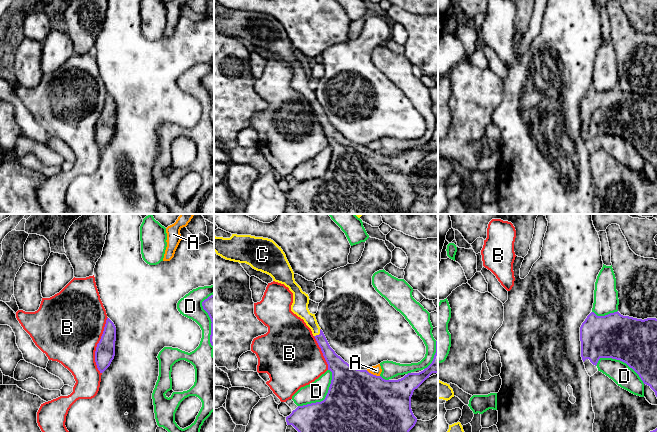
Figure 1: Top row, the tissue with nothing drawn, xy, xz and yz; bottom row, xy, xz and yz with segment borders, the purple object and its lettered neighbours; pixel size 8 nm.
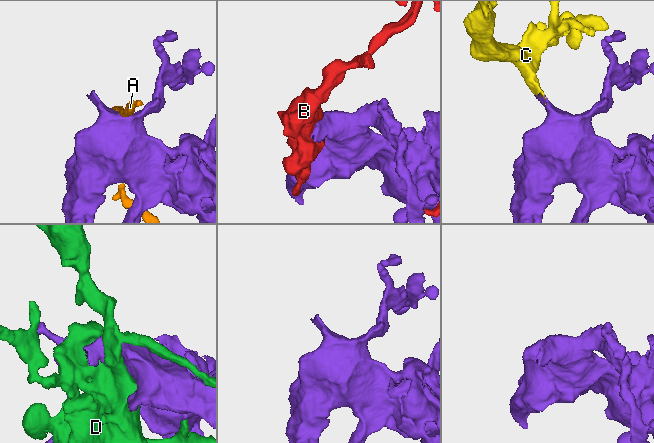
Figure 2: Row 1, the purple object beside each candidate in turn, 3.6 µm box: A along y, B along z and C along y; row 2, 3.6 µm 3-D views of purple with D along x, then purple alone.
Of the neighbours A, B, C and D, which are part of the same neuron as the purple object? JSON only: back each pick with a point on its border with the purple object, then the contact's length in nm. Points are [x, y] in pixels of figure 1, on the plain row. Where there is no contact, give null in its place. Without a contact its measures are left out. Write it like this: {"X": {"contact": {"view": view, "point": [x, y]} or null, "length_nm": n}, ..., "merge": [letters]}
{"C": {"contact": {"view": "xz", "point": [320, 109]}, "length_nm": 90}, "merge": ["C"]}

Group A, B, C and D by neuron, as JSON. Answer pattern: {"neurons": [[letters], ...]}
{"neurons": [["A"], ["B"], ["C"], ["D"]]}

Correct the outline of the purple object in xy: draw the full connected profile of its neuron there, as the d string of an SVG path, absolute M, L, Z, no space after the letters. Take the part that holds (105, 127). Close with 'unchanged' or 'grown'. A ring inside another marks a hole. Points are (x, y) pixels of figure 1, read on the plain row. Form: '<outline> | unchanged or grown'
M107 94L103 110L95 127L95 138L100 149L103 149L111 140L115 132L116 103Z | unchanged

